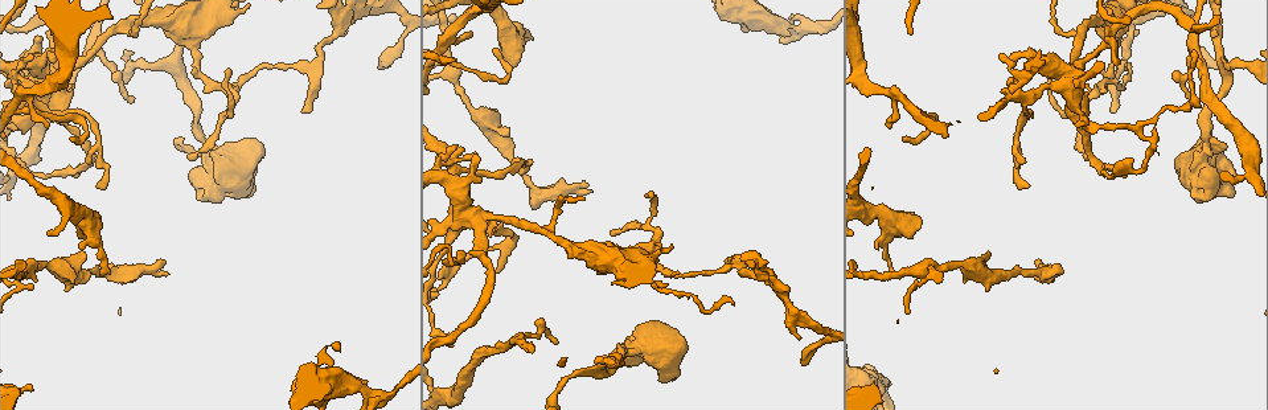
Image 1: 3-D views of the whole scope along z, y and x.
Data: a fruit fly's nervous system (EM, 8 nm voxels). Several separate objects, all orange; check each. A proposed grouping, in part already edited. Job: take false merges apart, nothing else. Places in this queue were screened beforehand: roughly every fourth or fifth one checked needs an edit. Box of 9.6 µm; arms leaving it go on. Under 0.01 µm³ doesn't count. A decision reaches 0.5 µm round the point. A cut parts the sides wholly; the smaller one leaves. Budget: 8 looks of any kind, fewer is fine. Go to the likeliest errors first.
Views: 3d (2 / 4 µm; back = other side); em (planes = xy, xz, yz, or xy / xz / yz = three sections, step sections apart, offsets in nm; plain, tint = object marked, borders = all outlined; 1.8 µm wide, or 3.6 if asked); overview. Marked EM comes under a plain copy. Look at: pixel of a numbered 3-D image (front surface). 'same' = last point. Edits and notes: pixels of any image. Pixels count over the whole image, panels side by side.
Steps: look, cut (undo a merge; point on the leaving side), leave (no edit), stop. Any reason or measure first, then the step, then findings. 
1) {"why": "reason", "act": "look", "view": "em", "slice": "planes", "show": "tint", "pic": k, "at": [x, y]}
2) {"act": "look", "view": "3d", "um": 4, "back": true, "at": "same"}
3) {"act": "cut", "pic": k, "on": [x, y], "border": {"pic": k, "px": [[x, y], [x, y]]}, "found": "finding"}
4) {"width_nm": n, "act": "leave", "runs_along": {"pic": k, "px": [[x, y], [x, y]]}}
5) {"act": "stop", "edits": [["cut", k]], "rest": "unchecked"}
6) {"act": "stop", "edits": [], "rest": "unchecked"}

{"why": "calibre changes", "act": "look", "view": "3d", "um": 2, "pic": 1, "at": [207, 76]}

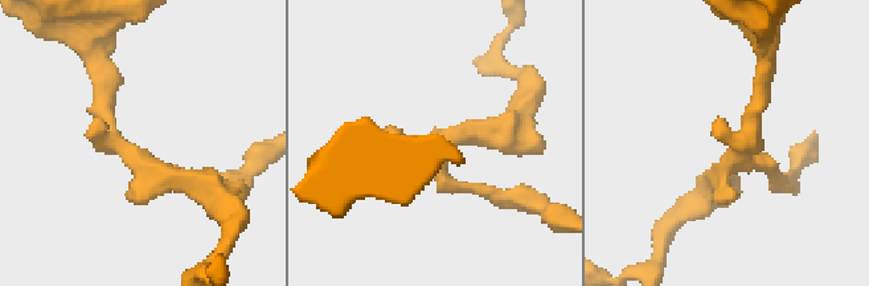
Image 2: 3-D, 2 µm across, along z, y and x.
{"arms": 3, "act": "look", "view": "em", "slice": "yz", "step": 4, "show": "tint", "pic": 2, "at": [751, 153]}

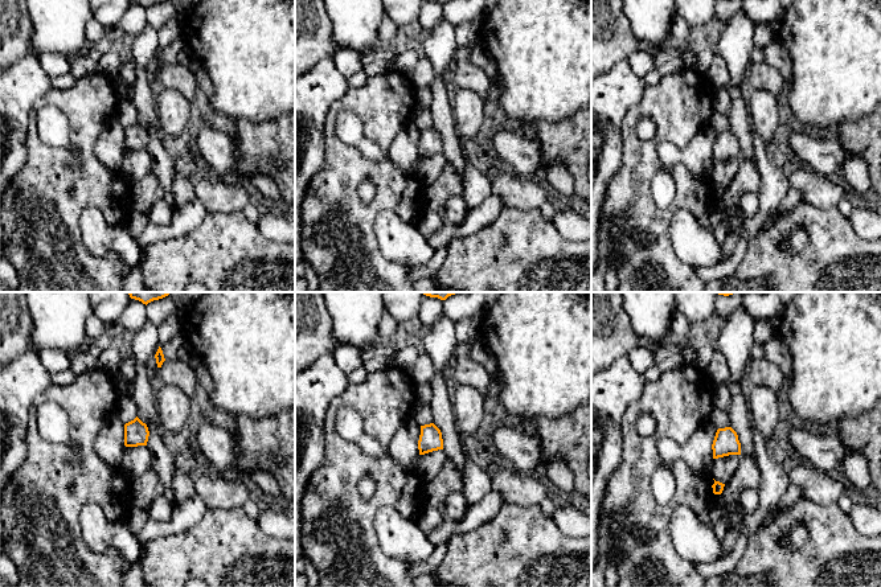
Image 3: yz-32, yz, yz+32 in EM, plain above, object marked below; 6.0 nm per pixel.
{"act": "leave", "found": "continuous, no second cell"}

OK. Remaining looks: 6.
{"why": "thick turns thin", "act": "look", "view": "3d", "um": 4, "pic": 1, "at": [1202, 152]}

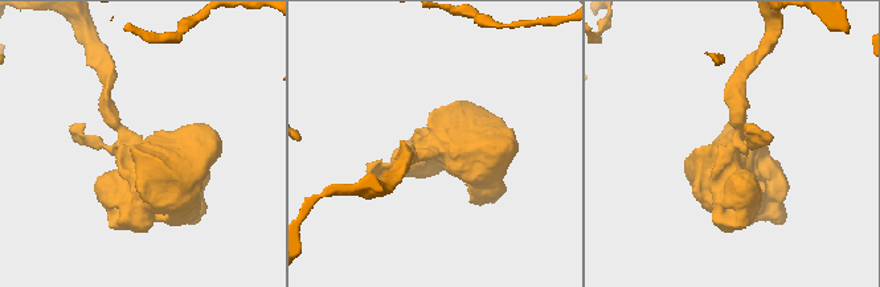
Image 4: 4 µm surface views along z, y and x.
{"act": "look", "view": "em", "um": 3.6, "slice": "xz", "step": 8, "show": "tint", "pic": 4, "at": [137, 147]}

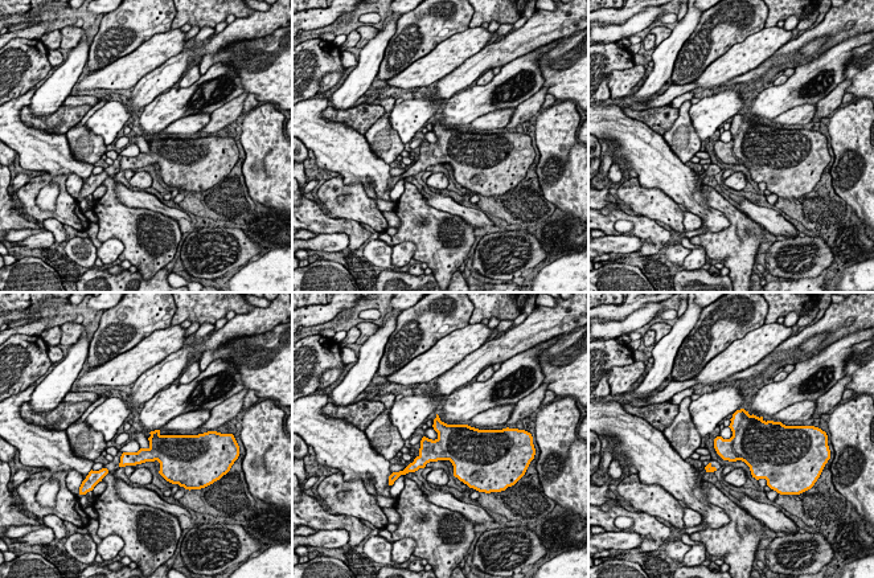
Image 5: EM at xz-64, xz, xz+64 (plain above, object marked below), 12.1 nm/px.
{"why": "another direction", "act": "look", "view": "em", "um": 3.6, "slice": "planes", "show": "tint", "at": "same"}

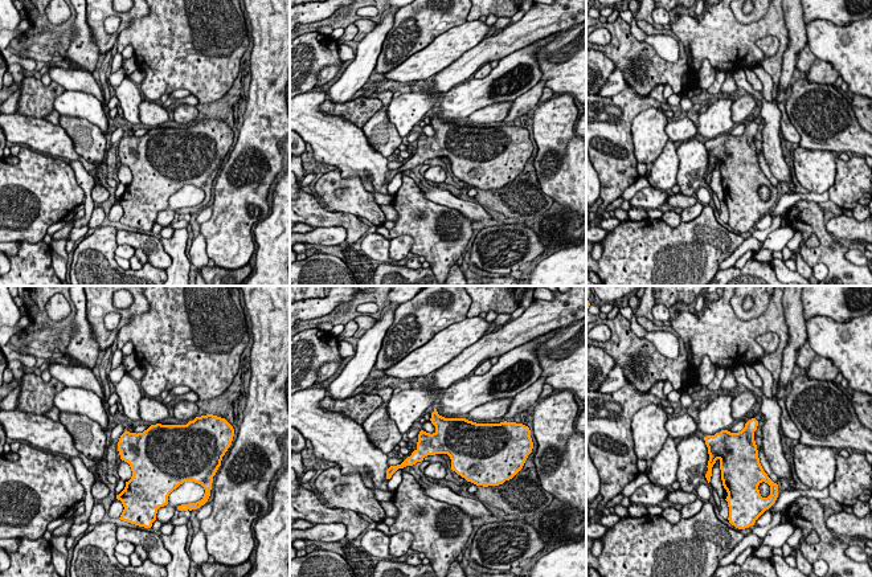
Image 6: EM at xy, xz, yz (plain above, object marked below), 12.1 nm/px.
{"width_nm": 380, "act": "leave", "found": "one cell here"}

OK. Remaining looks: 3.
{"why": "abrupt turn", "act": "look", "view": "em", "um": 3.6, "slice": "xy", "step": 16, "show": "tint", "pic": 1, "at": [504, 83]}

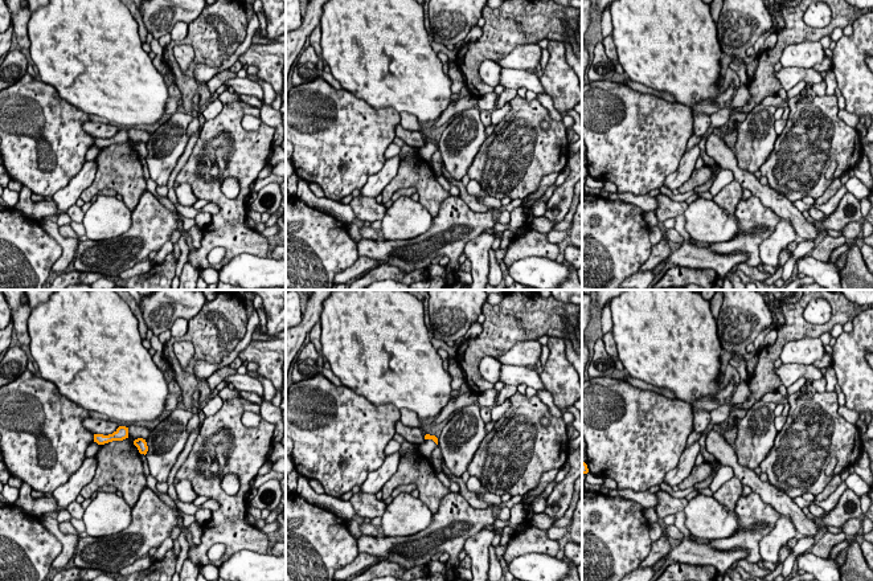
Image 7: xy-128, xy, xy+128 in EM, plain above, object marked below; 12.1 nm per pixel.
{"act": "leave", "found": "continuous, no second cell"}

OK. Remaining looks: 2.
{"why": "abrupt turn", "act": "look", "view": "em", "slice": "planes", "show": "tint", "pic": 1, "at": [1231, 65]}

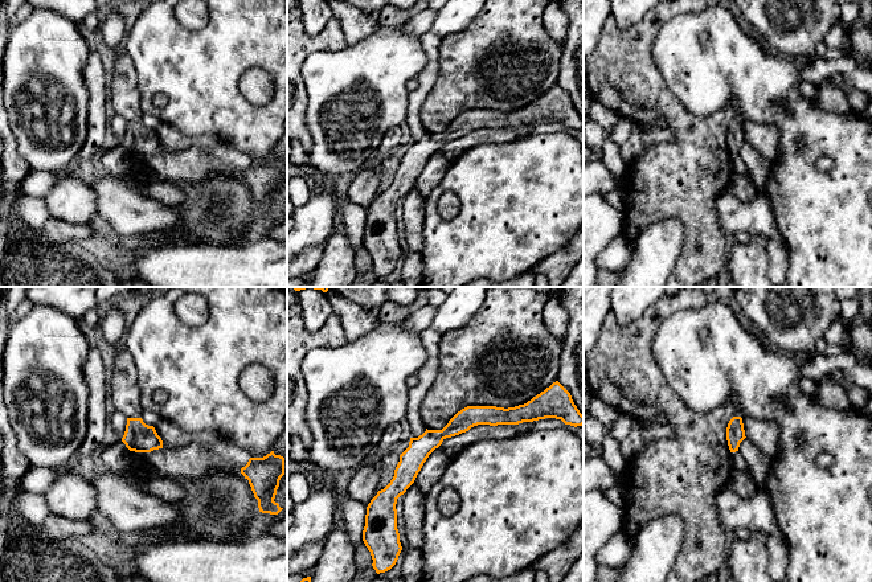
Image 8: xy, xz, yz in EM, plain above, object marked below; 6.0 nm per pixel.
{"act": "leave", "runs_along": {"pic": 8, "px": [[514, 421], [467, 417], [383, 494]]}, "found": "all the same cell"}

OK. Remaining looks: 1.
{"act": "stop", "edits": [], "rest": "unchecked"}

